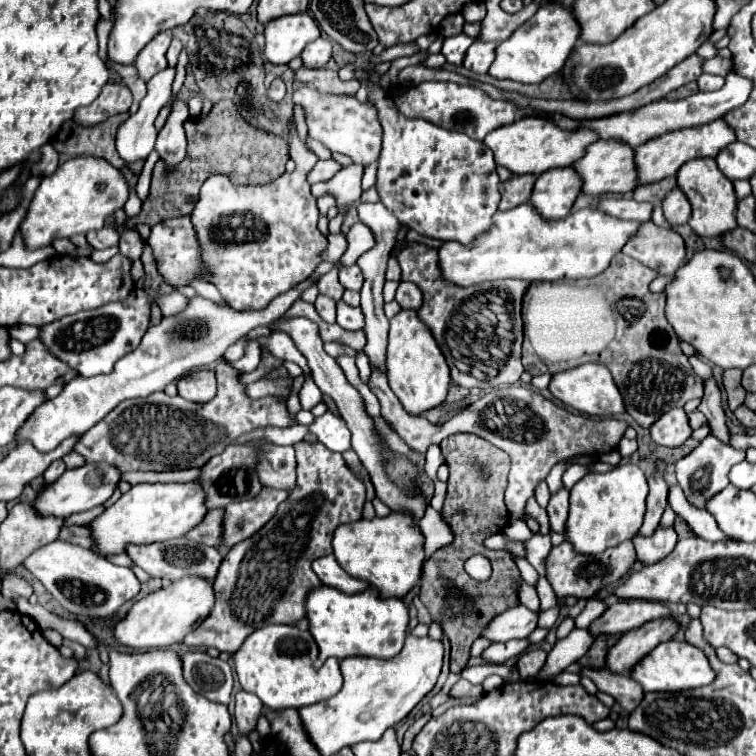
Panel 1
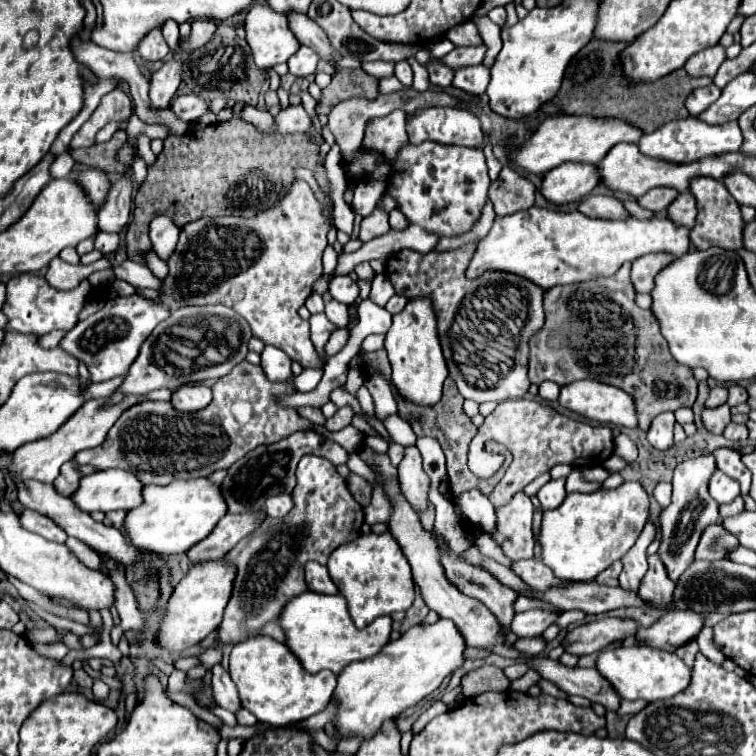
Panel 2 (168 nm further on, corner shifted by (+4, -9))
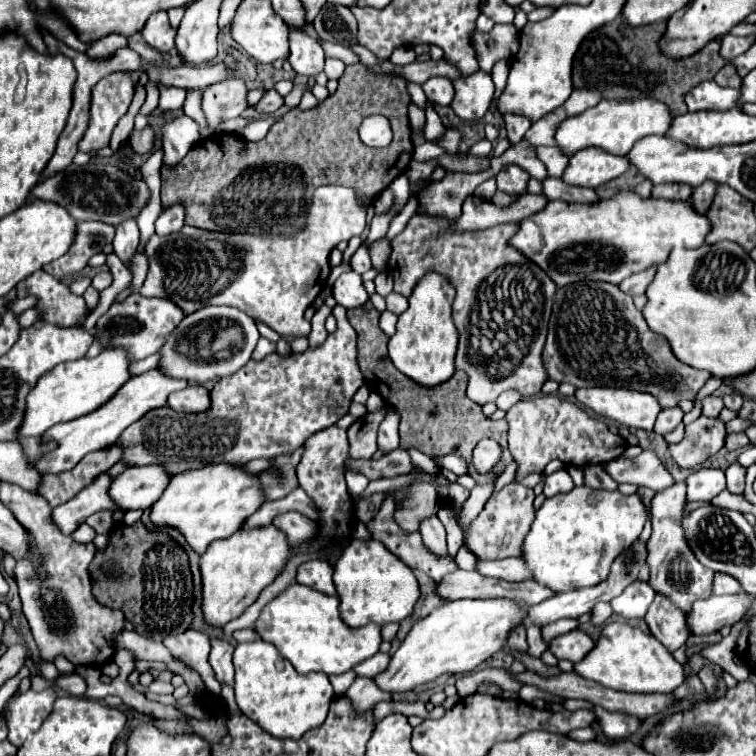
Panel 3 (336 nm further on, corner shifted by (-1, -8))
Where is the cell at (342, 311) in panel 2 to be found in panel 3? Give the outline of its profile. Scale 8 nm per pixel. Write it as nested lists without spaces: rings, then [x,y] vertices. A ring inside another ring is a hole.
[[[337,305],[331,312],[335,315],[337,329],[321,347],[309,347],[305,353],[289,355],[271,353],[261,361],[247,361],[247,365],[243,365],[237,373],[217,381],[213,387],[213,405],[205,413],[177,413],[165,405],[149,411],[145,417],[135,421],[119,437],[119,443],[123,445],[123,461],[127,461],[131,467],[161,461],[167,465],[167,471],[175,475],[219,461],[247,463],[257,457],[275,459],[299,449],[313,433],[335,425],[343,415],[349,413],[353,395],[365,383],[365,379],[357,363],[357,333],[347,321],[345,309]]]

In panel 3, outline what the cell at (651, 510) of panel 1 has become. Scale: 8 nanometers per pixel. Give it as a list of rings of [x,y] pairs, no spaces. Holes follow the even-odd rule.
[[[635,581],[623,591],[623,595],[611,599],[611,607],[613,607],[613,613],[625,619],[643,619],[653,597],[655,593],[651,593],[651,587],[647,583]]]

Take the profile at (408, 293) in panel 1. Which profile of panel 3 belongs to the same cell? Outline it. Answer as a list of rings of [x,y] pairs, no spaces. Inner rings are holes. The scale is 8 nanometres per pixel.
[[[389,293],[387,297],[385,297],[385,303],[387,303],[387,311],[391,311],[391,313],[397,313],[397,315],[401,315],[405,309],[407,309],[407,297],[403,297],[403,295],[399,295],[399,293]]]

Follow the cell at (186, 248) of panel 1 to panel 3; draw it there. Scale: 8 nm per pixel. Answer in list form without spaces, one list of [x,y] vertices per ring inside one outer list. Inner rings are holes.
[[[175,203],[175,205],[167,207],[167,209],[163,209],[163,213],[159,215],[159,219],[155,223],[157,235],[177,233],[183,227],[183,219],[185,219],[185,207],[183,207],[183,203]]]

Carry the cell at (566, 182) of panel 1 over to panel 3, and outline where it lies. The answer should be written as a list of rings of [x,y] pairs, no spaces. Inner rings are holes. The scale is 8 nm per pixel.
[[[587,147],[587,149],[577,151],[569,159],[569,165],[563,173],[563,181],[567,185],[595,189],[595,187],[619,177],[629,167],[631,167],[631,163],[627,157],[611,155],[597,147]]]

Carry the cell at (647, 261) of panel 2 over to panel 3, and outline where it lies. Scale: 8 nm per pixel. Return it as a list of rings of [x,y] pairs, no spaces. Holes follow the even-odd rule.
[[[655,267],[645,269],[643,273],[635,273],[635,275],[627,277],[623,283],[619,283],[619,289],[621,289],[623,293],[631,295],[631,297],[643,295],[645,289],[647,289],[647,285],[651,283],[651,277],[653,277],[653,275],[655,275]]]

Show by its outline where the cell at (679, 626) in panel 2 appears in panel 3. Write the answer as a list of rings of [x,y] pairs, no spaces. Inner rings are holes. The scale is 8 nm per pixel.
[[[737,593],[737,595],[723,595],[723,597],[709,597],[707,601],[695,601],[687,623],[693,635],[707,635],[715,633],[725,625],[735,625],[743,615],[749,613],[753,595]]]

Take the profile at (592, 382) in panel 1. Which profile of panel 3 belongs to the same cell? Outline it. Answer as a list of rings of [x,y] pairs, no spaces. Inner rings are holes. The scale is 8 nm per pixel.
[[[589,387],[577,389],[575,397],[601,417],[645,431],[653,431],[653,423],[661,411],[659,401],[651,393],[631,389]]]

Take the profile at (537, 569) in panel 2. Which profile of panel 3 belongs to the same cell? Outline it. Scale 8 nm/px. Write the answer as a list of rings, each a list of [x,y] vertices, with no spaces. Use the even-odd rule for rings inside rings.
[[[507,557],[507,559],[497,559],[497,561],[479,561],[475,571],[485,577],[495,577],[495,579],[505,579],[505,581],[531,579],[531,577],[527,577],[527,569],[523,569],[523,559],[519,559],[519,557]]]

